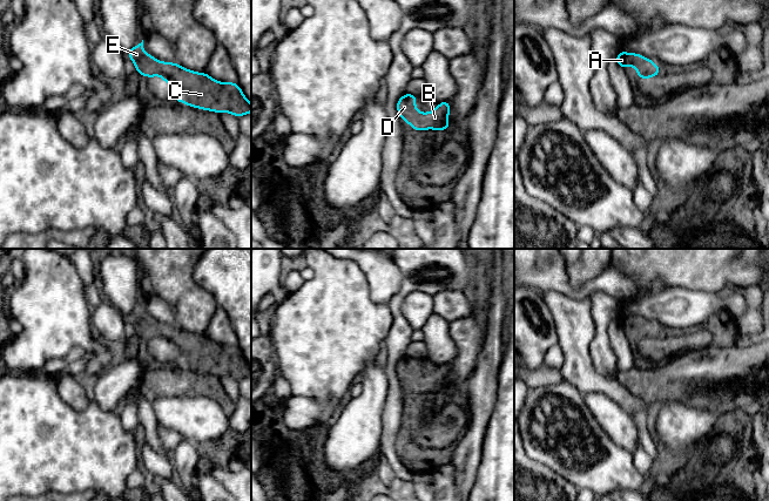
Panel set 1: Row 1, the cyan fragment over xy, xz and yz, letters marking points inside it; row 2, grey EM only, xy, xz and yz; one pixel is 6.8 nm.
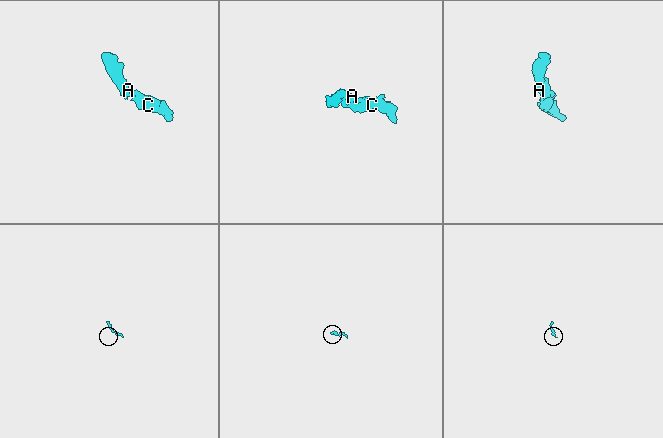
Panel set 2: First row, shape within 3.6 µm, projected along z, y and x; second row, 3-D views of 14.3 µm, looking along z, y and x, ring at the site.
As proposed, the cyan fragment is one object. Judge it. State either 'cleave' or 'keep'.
keep

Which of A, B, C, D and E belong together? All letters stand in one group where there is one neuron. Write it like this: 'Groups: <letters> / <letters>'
Groups: A B C D E

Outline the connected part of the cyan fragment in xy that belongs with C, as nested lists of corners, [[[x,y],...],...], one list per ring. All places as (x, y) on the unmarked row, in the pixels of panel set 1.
[[[143,303],[134,307],[127,318],[140,339],[156,343],[156,336],[166,344],[174,352],[171,360],[175,364],[196,372],[229,375],[237,381],[251,375],[251,366],[237,345],[220,345],[205,334],[196,336],[176,325],[158,324],[150,316],[144,316]]]

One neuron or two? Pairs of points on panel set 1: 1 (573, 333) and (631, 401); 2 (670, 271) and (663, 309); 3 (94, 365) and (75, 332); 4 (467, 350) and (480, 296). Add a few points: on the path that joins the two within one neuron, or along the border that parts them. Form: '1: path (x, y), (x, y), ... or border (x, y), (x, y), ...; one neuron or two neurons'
1: path (577, 353), (578, 361), (600, 384), (611, 388); one neuron
2: border (668, 288), (686, 288), (695, 291); two neurons
3: path (96, 357), (96, 351), (83, 338); one neuron
4: path (469, 337), (469, 332), (477, 320), (479, 309); one neuron

